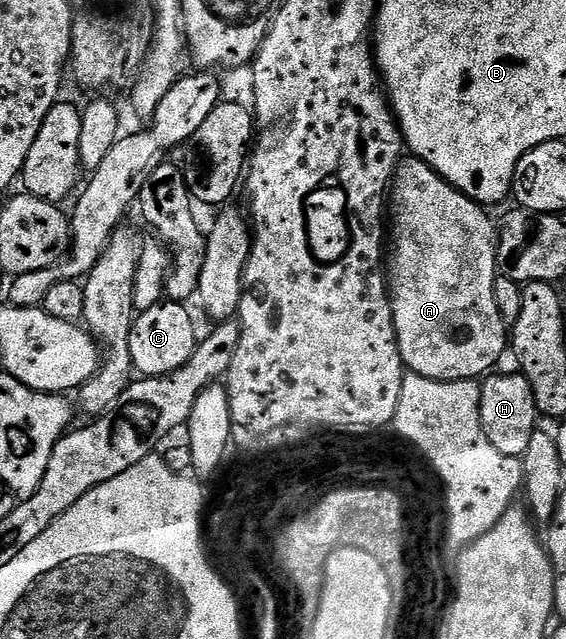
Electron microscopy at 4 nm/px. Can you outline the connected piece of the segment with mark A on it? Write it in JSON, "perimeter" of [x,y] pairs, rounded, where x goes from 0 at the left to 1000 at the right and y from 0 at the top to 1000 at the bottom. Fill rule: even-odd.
{"perimeter":[[[719,244],[698,261],[698,277],[687,293],[687,366],[698,371],[698,387],[687,391],[687,459],[691,487],[698,502],[698,518],[705,534],[705,554],[712,559],[712,571],[728,585],[742,585],[774,598],[814,598],[846,595],[862,582],[873,581],[887,557],[889,548],[899,541],[899,510],[889,502],[885,488],[878,488],[878,469],[871,469],[871,444],[878,433],[878,366],[871,347],[853,341],[855,324],[836,311],[822,308],[814,299],[800,294],[758,257],[731,244]]]}

